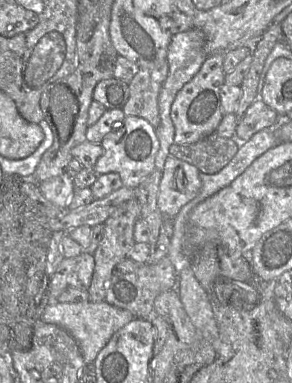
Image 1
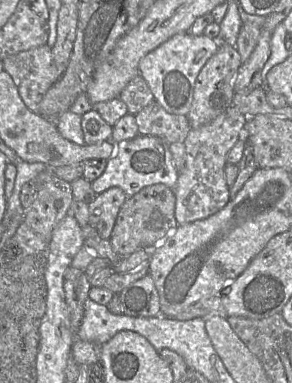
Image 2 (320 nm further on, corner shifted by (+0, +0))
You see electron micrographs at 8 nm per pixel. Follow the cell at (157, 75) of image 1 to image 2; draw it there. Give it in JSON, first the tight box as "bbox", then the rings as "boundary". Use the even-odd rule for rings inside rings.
{"bbox":[135,100,191,144],"boundary":[[[157,100],[135,114],[139,134],[155,135],[171,144],[183,142],[191,124],[186,115],[168,112]]]}

